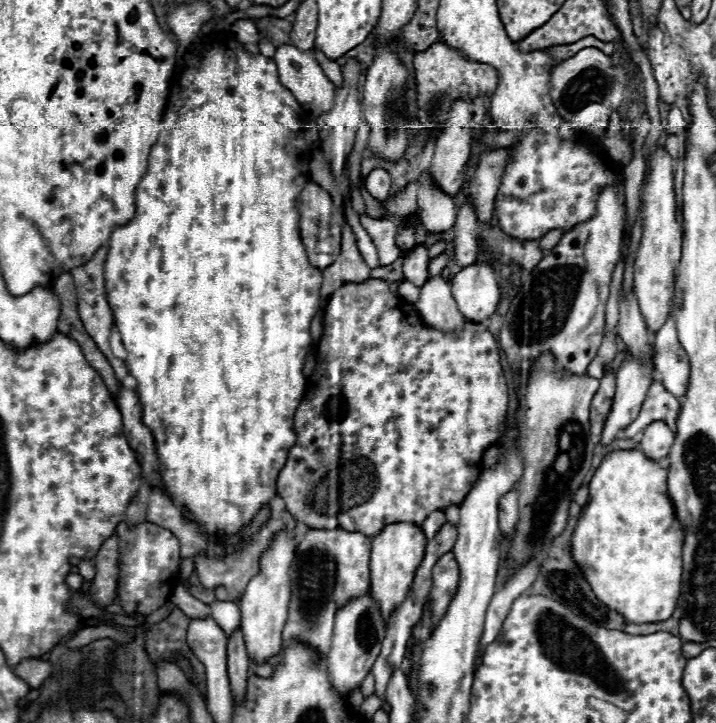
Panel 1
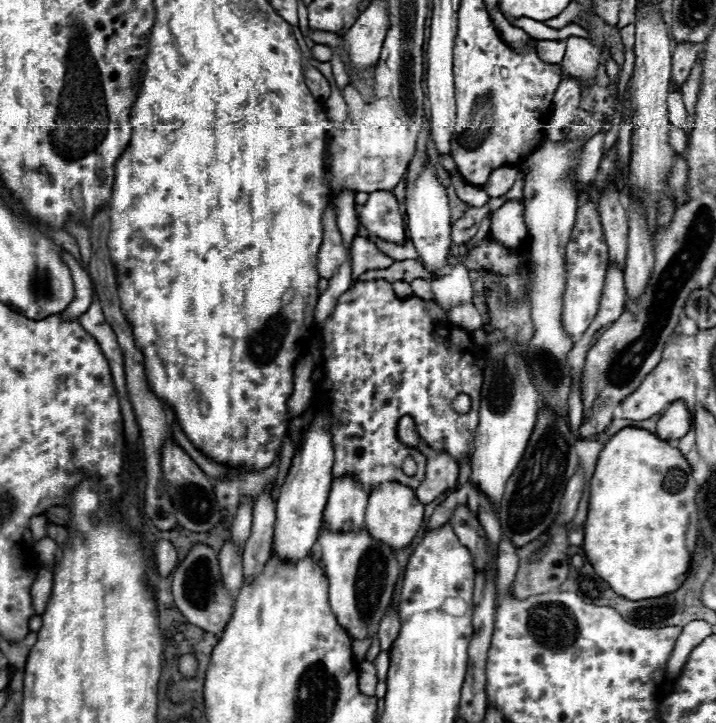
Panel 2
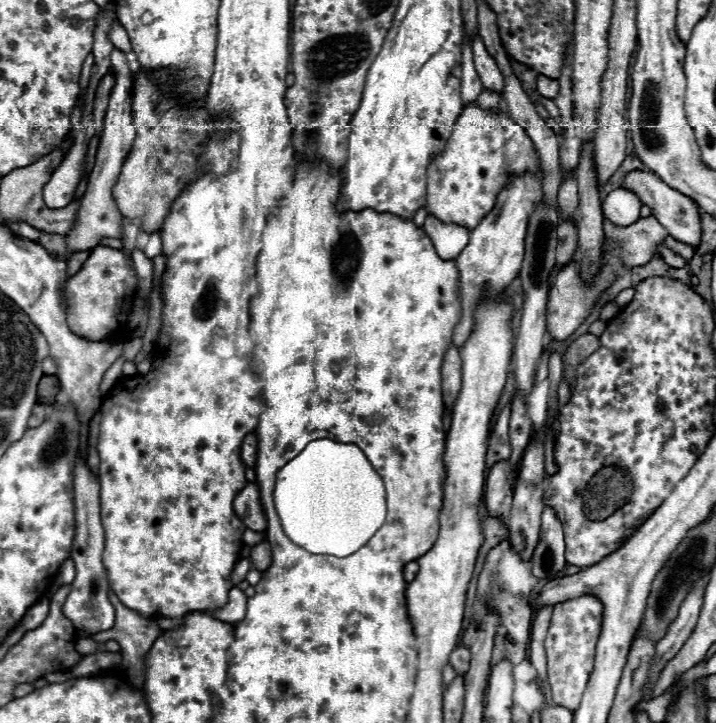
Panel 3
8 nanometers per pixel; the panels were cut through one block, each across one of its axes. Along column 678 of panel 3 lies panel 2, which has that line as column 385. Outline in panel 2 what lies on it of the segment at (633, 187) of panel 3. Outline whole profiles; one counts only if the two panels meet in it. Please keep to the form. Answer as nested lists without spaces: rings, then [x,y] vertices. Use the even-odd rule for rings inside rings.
[[[370,192],[368,202],[360,208],[360,224],[378,238],[394,244],[404,244],[404,222],[398,212],[398,202],[392,192]]]

